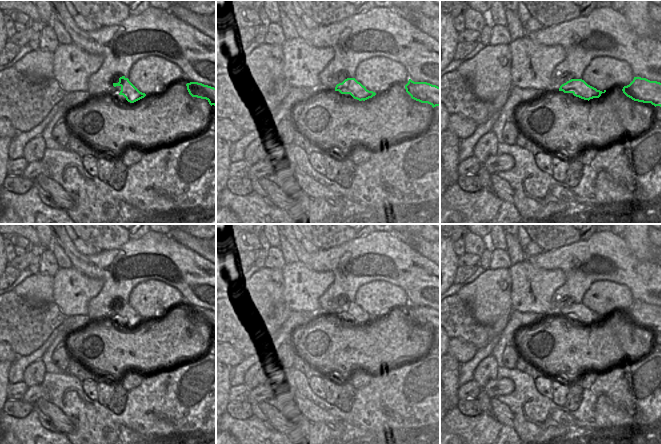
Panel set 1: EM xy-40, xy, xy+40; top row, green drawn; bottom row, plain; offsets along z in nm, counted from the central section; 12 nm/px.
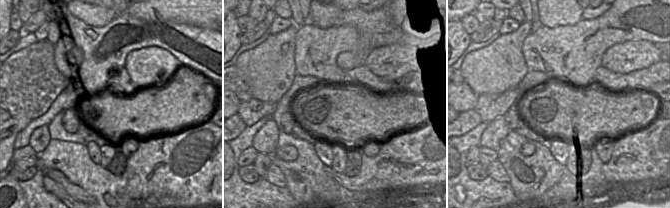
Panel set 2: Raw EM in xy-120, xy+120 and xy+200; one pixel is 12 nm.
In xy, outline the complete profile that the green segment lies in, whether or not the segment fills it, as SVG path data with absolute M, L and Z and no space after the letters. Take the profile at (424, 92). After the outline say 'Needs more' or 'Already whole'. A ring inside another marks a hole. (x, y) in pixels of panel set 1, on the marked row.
M409 79L405 85L406 92L412 99L421 103L428 103L433 108L440 106L440 87L427 82L414 82Z. Already whole

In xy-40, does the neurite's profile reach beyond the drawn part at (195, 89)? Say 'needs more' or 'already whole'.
already whole

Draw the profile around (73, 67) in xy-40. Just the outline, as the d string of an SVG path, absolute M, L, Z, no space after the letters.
M58 45L54 50L53 78L66 93L87 91L91 75L102 66L103 57L89 54L77 45Z

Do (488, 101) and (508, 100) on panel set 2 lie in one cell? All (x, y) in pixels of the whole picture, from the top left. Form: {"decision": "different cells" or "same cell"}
{"decision": "same cell"}

